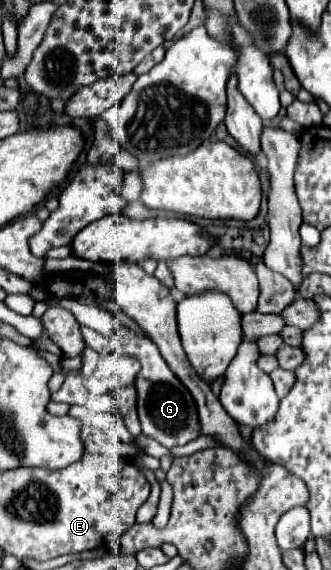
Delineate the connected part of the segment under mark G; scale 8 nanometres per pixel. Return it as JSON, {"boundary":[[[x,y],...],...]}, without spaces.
{"boundary":[[[118,327],[110,339],[108,339],[108,347],[118,353],[124,353],[128,357],[134,357],[140,361],[142,369],[136,375],[134,387],[138,393],[138,417],[142,423],[142,433],[156,439],[160,445],[172,449],[178,445],[186,445],[188,441],[196,439],[200,435],[200,425],[198,425],[198,413],[196,413],[196,403],[190,395],[190,391],[180,383],[180,379],[170,371],[170,367],[166,365],[166,361],[162,359],[158,347],[154,347],[154,343],[130,329],[130,327]]]}

